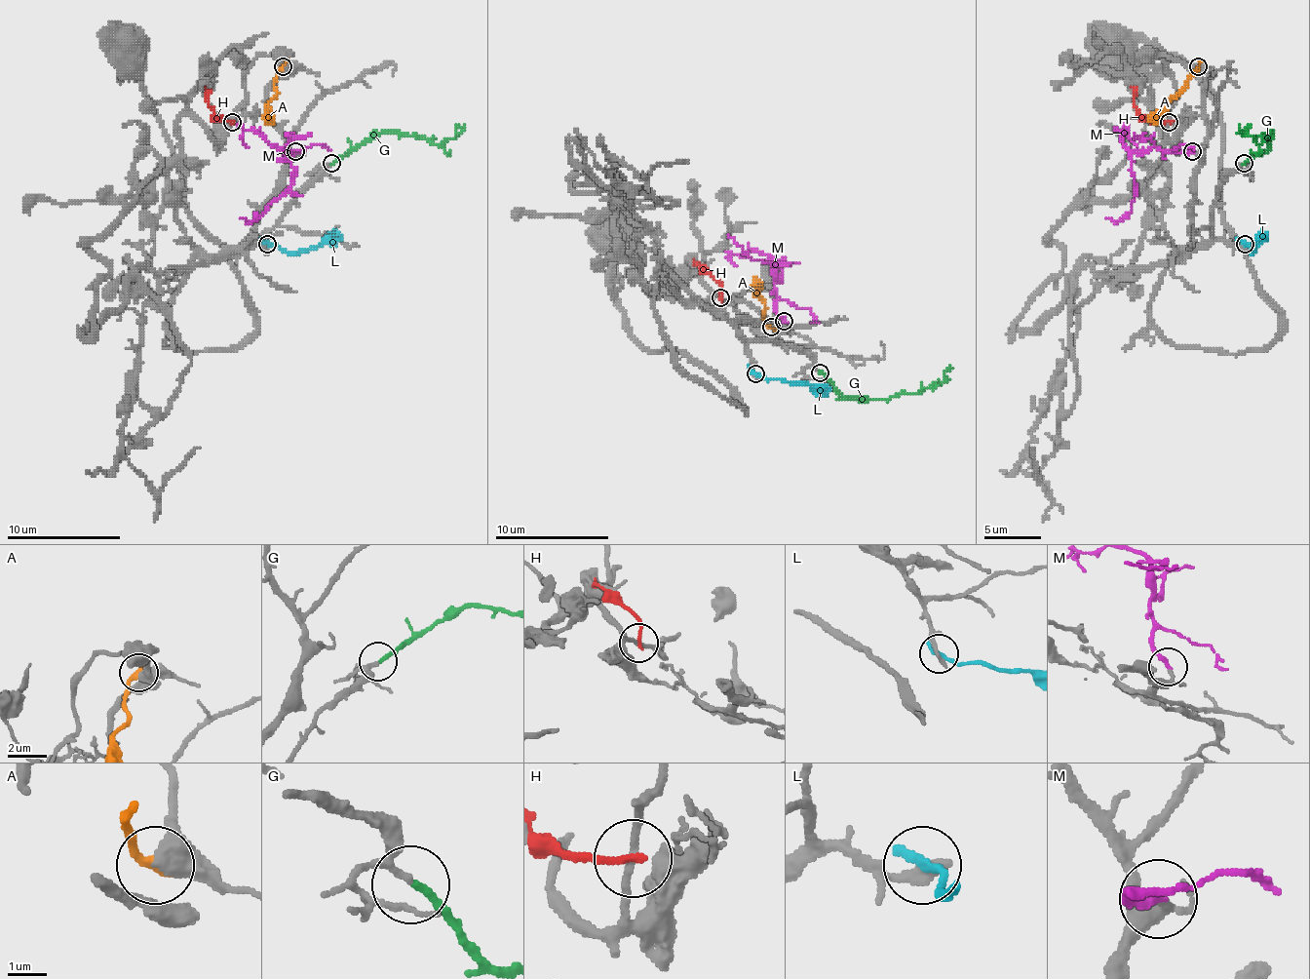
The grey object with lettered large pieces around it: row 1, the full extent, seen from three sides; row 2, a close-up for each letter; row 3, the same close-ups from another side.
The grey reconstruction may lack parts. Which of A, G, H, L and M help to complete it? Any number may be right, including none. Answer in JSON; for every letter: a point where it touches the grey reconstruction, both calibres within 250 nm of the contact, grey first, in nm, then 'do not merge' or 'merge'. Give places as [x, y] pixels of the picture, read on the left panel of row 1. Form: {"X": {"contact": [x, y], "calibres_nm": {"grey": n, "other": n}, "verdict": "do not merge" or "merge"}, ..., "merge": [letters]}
{"A": {"contact": [283, 66], "calibres_nm": {"grey": 360, "other": 300}, "verdict": "do not merge"}, "G": {"contact": [331, 163], "calibres_nm": {"grey": 150, "other": 180}, "verdict": "merge"}, "H": {"contact": [232, 122], "calibres_nm": {"grey": 180, "other": 190}, "verdict": "do not merge"}, "L": {"contact": [267, 244], "calibres_nm": {"grey": 220, "other": 300}, "verdict": "do not merge"}, "M": {"contact": [295, 151], "calibres_nm": {"grey": 140, "other": 220}, "verdict": "merge"}, "merge": ["G", "M"]}

